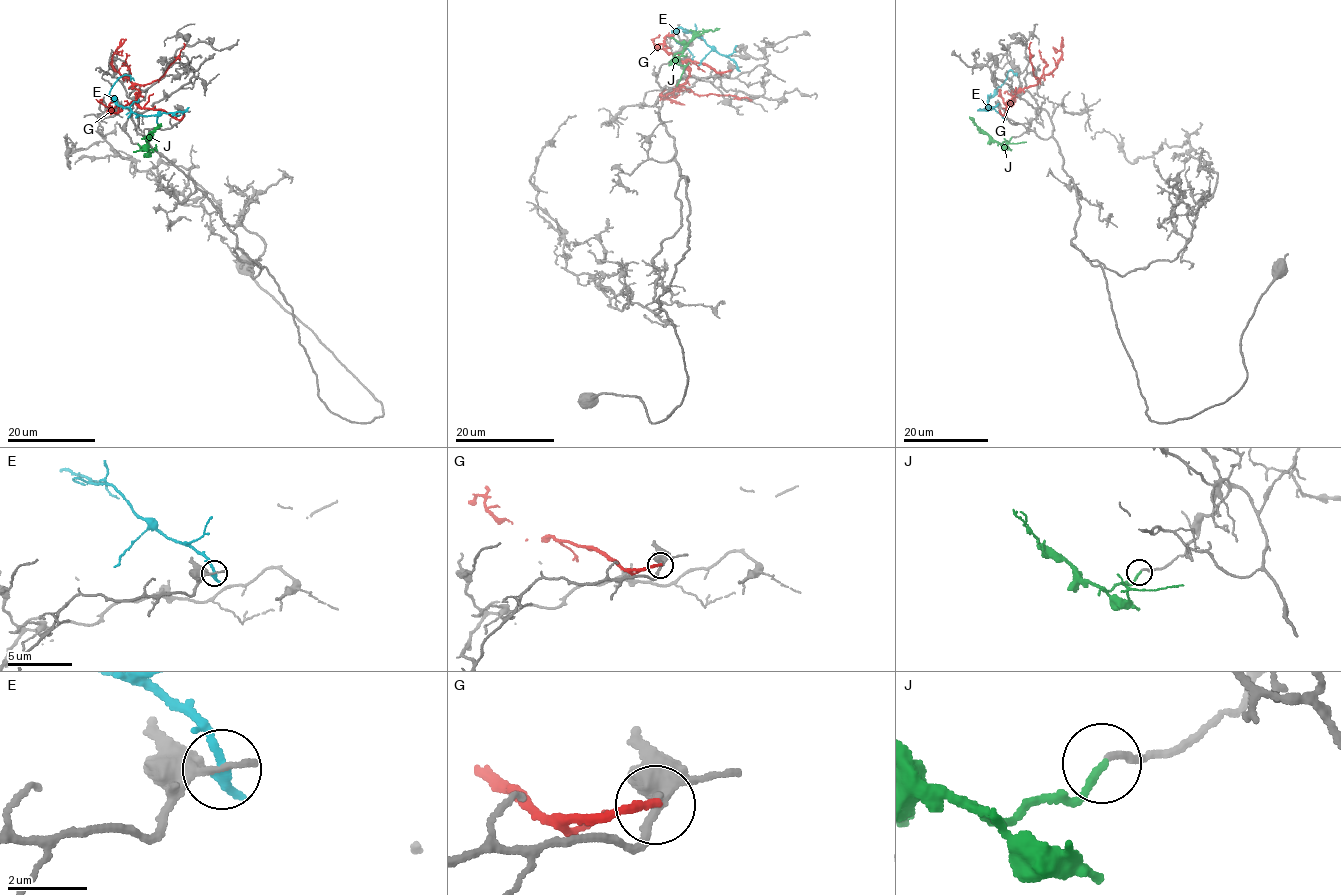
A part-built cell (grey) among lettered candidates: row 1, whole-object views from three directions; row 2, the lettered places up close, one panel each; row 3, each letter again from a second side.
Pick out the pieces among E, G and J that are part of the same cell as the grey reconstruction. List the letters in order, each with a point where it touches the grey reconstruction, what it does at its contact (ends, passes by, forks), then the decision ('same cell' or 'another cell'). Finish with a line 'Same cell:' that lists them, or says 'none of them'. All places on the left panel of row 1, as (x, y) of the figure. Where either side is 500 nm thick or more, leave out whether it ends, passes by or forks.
E: meets grey at (186, 110); it ends there; another cell
G: meets grey at (183, 115); it ends there; another cell
J: meets grey at (138, 144); it ends there; same cell
Same cell: J

